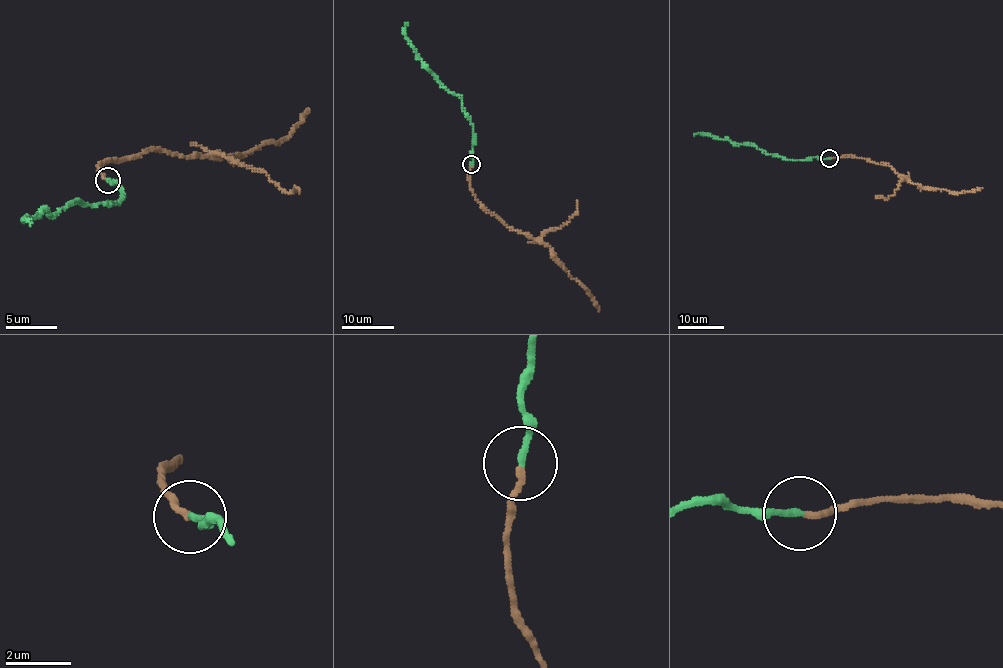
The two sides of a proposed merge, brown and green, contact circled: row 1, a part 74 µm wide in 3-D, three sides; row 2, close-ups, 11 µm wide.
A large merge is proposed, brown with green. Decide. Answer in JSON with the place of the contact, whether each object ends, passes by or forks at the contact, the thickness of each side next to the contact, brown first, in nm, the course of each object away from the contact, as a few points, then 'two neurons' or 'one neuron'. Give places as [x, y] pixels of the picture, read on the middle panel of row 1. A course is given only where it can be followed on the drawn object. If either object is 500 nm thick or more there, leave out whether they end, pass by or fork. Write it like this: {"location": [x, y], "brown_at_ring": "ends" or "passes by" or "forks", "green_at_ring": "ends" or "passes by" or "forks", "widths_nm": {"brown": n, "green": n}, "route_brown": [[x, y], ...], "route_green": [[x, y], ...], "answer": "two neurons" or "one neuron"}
{"location": [471, 164], "brown_at_ring": "ends", "green_at_ring": "ends", "widths_nm": {"brown": 200, "green": 200}, "route_brown": [[471, 165], [469, 189], [475, 198], [507, 225], [541, 240], [556, 261], [585, 290], [599, 311]], "route_green": [[471, 164], [473, 127], [464, 111], [461, 98], [446, 89], [418, 57], [404, 34], [406, 22]], "answer": "two neurons"}

